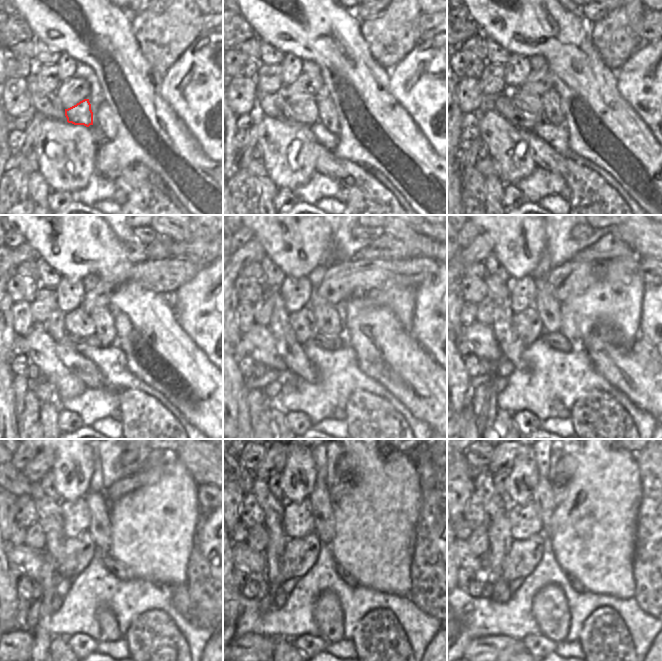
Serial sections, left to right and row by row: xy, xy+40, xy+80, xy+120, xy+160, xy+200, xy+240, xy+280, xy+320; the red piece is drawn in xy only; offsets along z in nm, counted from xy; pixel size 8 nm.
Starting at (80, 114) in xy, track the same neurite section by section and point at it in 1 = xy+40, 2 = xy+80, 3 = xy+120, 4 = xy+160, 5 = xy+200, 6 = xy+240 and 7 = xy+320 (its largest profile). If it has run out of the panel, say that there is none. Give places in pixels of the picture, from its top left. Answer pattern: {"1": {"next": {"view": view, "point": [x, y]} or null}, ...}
{"1": {"next": {"view": "xy+40", "point": [306, 112]}}, "2": {"next": {"view": "xy+80", "point": [526, 102]}}, "3": {"next": {"view": "xy+120", "point": [78, 323]}}, "4": {"next": {"view": "xy+160", "point": [303, 323]}}, "5": {"next": {"view": "xy+200", "point": [528, 324]}}, "6": {"next": {"view": "xy+240", "point": [79, 551]}}, "7": {"next": {"view": "xy+320", "point": [525, 555]}}}

